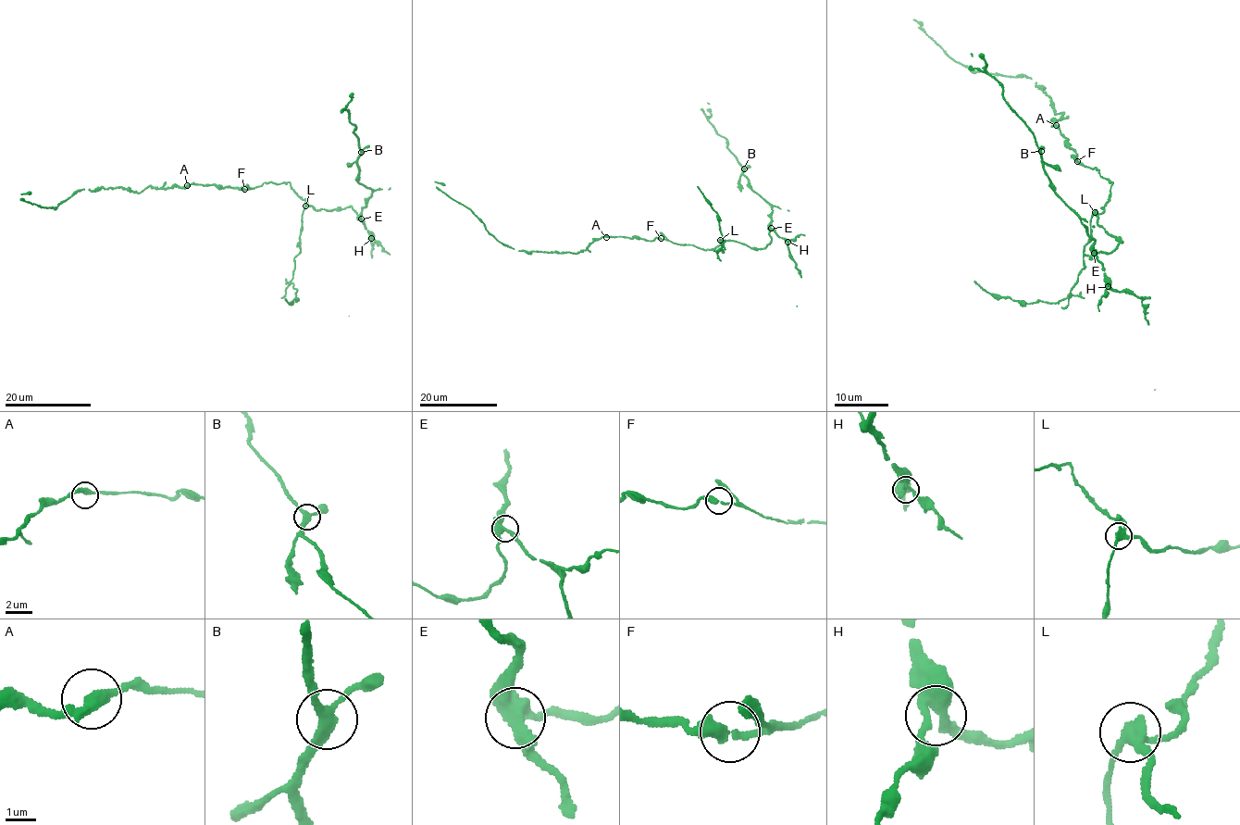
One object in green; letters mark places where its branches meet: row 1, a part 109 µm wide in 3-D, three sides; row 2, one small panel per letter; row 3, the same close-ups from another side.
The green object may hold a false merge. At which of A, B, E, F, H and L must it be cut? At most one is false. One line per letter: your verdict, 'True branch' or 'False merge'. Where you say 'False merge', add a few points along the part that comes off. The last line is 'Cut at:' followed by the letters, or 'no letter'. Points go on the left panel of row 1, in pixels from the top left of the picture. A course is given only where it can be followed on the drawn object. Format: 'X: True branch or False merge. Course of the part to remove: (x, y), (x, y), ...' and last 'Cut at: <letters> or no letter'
A: True branch
B: True branch
E: True branch
F: True branch
H: True branch
L: False merge. Course of the part to remove: (305, 206), (302, 216), (300, 253), (296, 256), (291, 281), (297, 290), (298, 300), (291, 304), (284, 298)
Cut at: L

